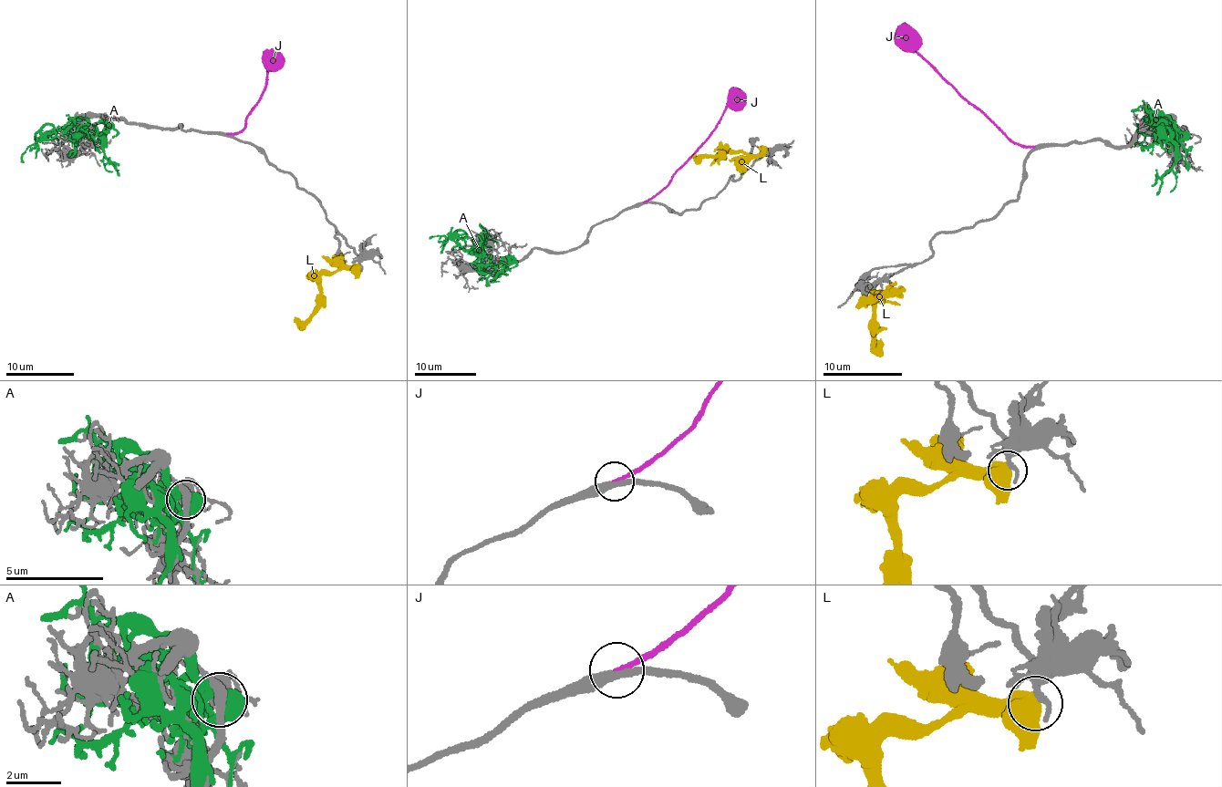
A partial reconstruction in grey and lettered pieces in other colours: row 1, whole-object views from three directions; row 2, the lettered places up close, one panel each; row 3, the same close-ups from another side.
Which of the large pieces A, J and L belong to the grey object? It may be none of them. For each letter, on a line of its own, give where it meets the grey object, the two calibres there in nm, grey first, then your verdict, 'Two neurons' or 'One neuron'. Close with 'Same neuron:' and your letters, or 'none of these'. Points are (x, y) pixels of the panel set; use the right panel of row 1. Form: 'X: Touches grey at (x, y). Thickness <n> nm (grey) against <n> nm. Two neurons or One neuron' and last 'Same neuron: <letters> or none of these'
A: Touches grey at (1183, 134). Thickness 320 nm (grey) against 550 nm. Two neurons
J: Touches grey at (1033, 147). Thickness 320 nm (grey) against 200 nm. One neuron
L: Touches grey at (866, 298). Thickness 320 nm (grey) against 900 nm. Two neurons
Same neuron: J

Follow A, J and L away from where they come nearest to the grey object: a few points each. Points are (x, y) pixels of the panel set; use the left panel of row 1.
A: (82, 128), (74, 123), (45, 134), (33, 143), (21, 161)
J: (227, 135), (234, 135), (245, 126), (246, 116), (262, 97), (266, 83), (265, 59), (274, 52)
L: (359, 267), (339, 267), (320, 276), (320, 307), (300, 329)

